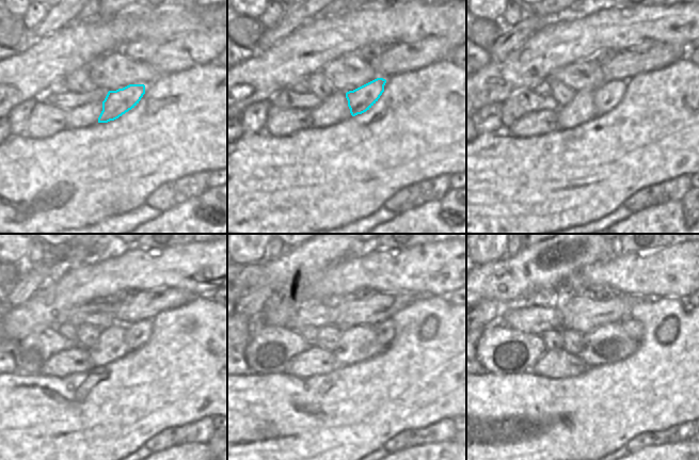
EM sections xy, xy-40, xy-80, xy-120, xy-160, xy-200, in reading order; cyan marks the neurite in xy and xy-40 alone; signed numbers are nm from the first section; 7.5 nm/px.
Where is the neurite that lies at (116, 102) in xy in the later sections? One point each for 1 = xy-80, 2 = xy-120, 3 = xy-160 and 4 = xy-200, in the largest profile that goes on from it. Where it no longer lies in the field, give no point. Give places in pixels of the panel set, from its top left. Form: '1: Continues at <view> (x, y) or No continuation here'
1: Continues at xy-80 (606, 97)
2: Continues at xy-120 (137, 334)
3: Continues at xy-160 (385, 330)
4: Continues at xy-200 (634, 329).

